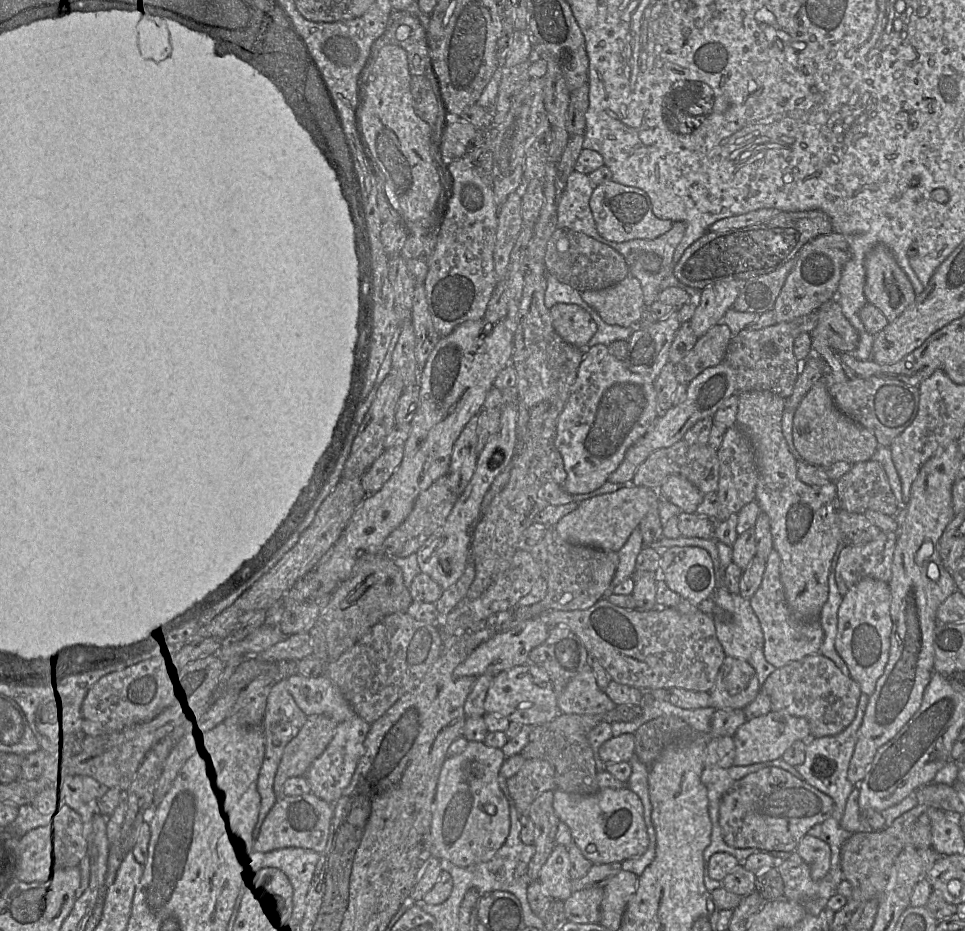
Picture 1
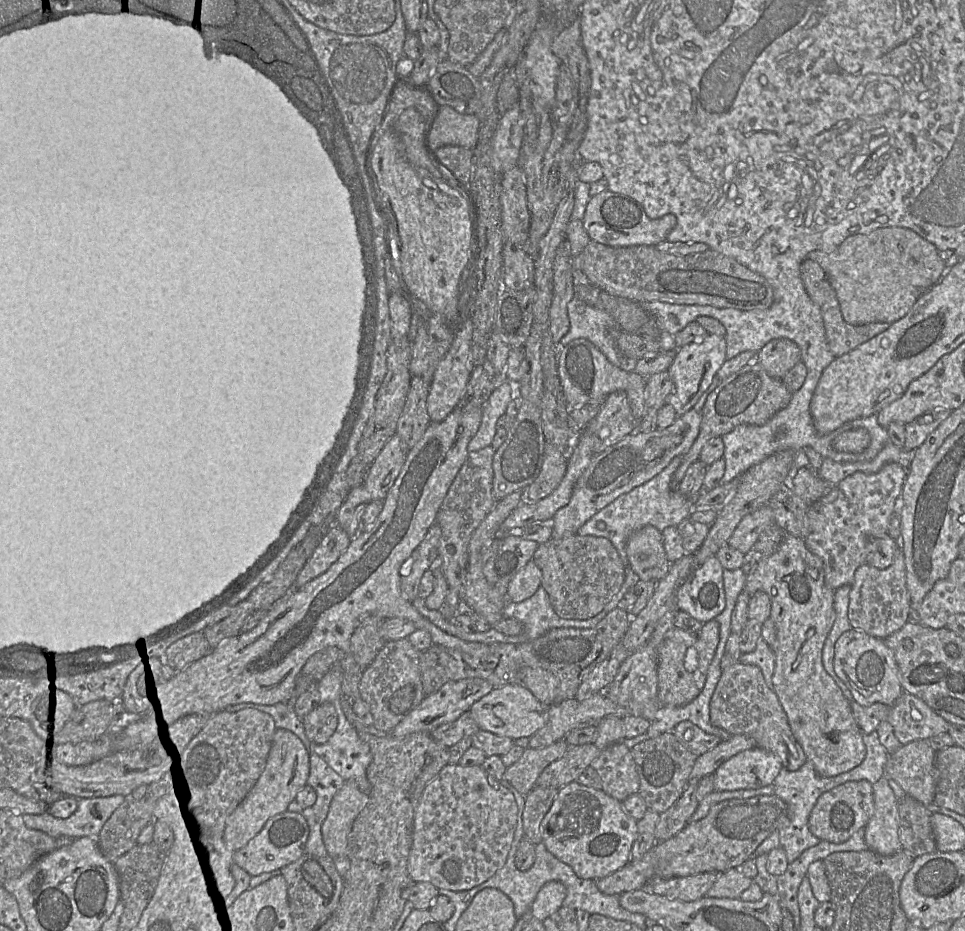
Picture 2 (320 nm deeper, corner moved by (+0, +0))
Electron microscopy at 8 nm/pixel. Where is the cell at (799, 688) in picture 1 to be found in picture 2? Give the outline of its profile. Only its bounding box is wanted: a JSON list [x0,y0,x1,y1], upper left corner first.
[690,735,755,780]

